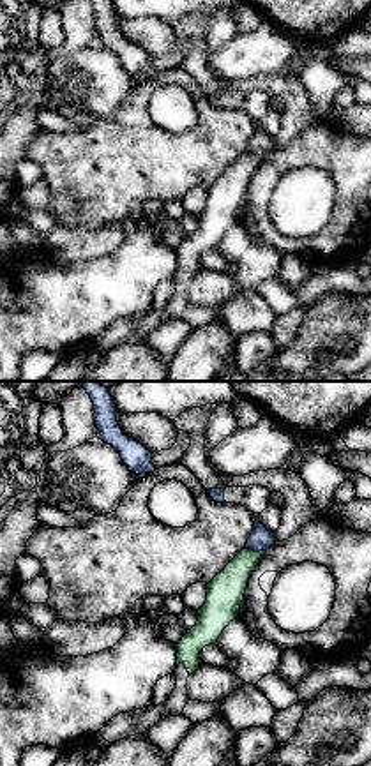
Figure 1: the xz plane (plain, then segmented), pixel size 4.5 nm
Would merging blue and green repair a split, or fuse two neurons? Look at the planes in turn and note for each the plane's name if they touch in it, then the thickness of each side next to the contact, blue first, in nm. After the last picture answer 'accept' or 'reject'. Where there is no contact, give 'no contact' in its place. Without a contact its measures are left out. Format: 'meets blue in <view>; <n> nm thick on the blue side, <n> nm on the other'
meets blue in xz; 100 nm thick on the blue side, 170 nm on the other

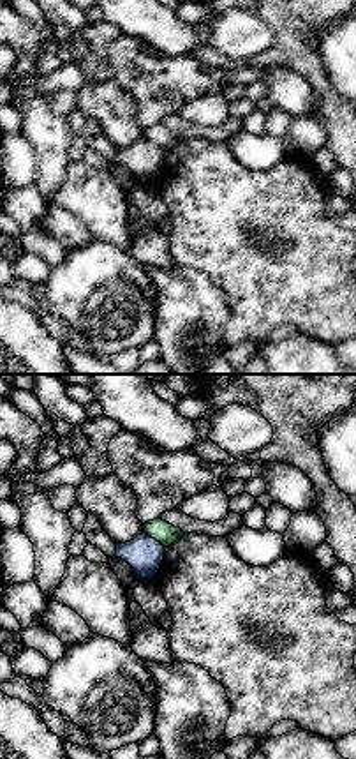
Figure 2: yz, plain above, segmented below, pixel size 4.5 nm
meets blue in yz; 170 nm thick on the blue side, 100 nm on the other

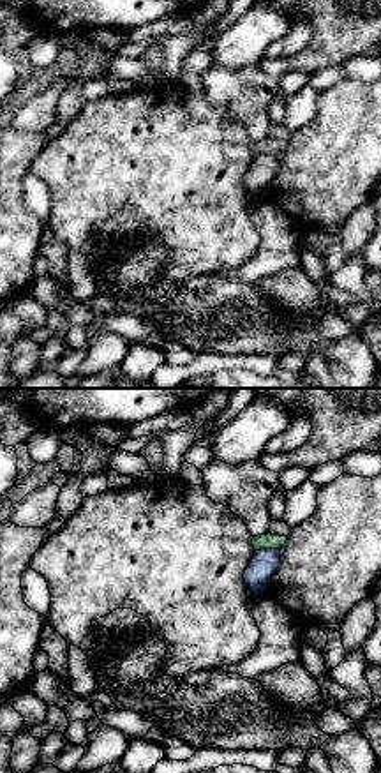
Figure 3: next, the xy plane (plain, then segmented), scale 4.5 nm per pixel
meets blue in xy; 120 nm thick on the blue side, 70 nm on the other

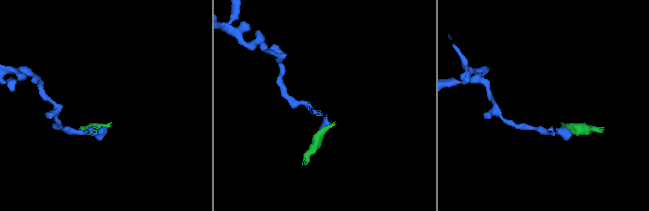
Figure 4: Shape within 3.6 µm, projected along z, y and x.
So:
reject

